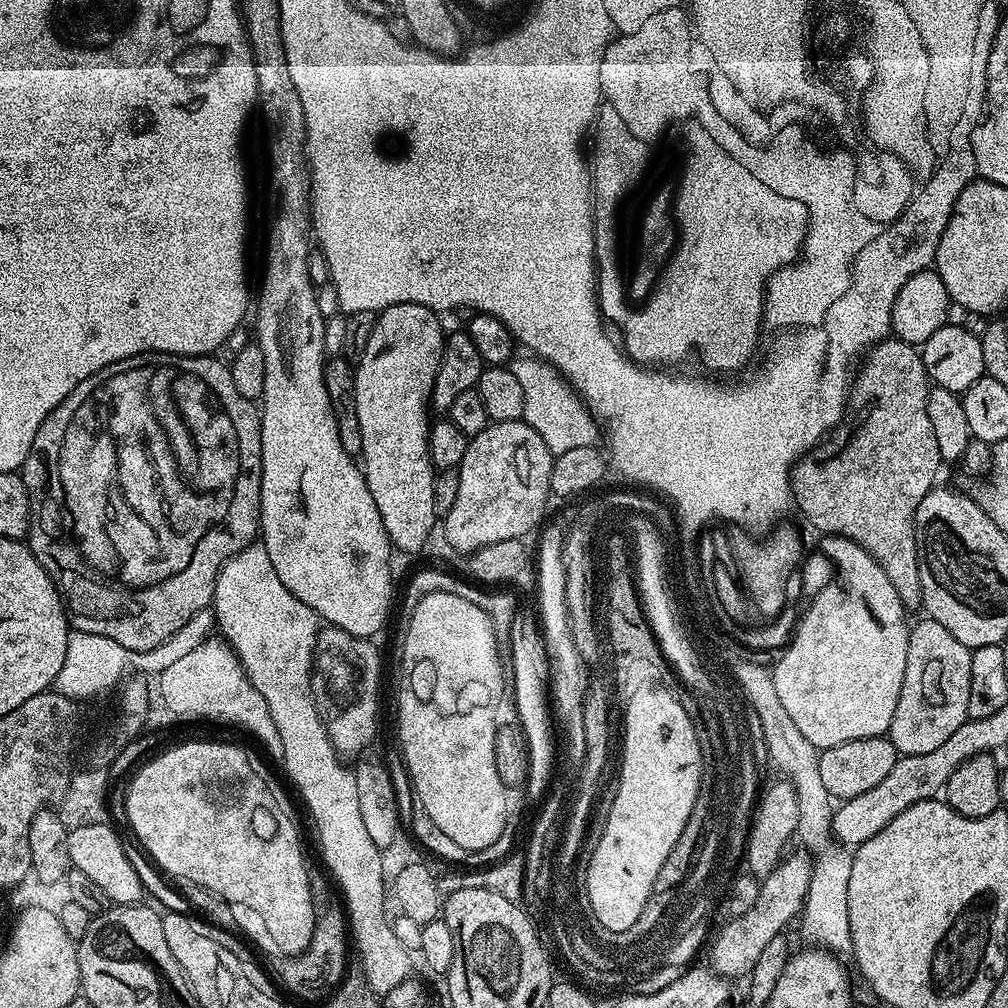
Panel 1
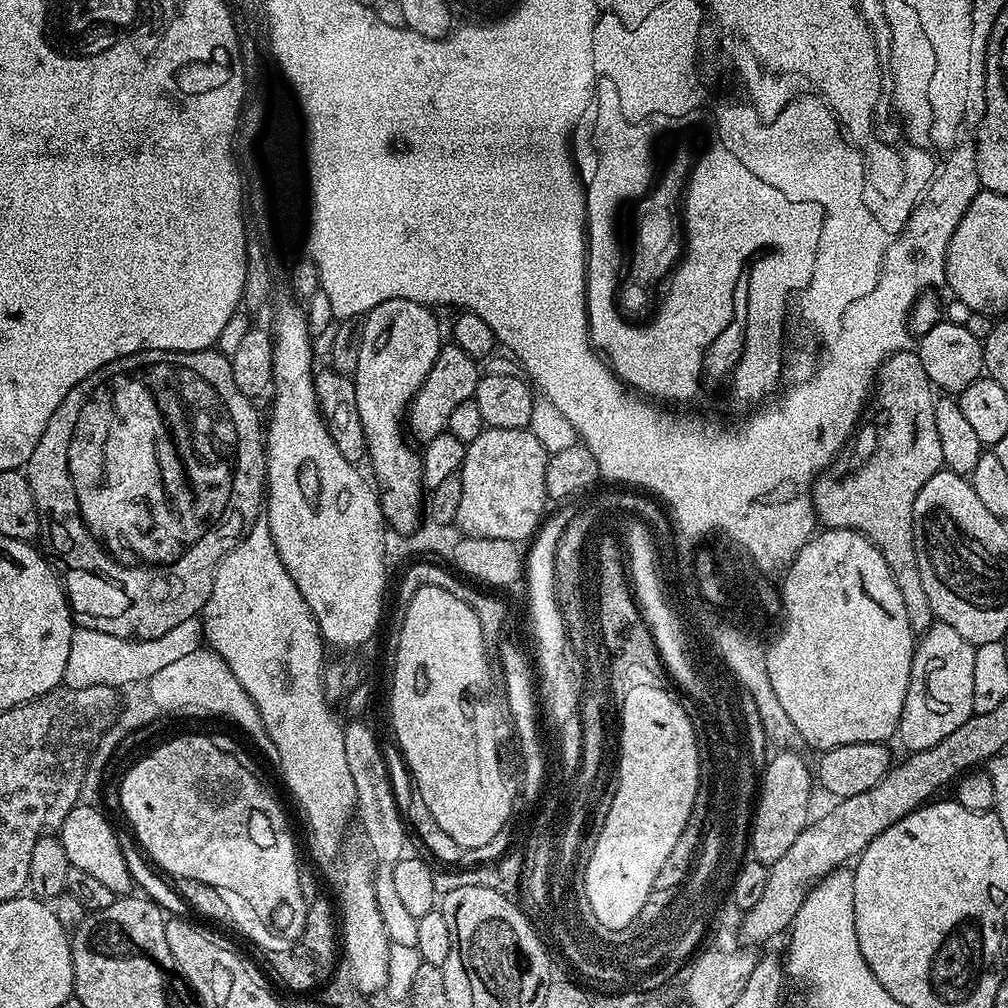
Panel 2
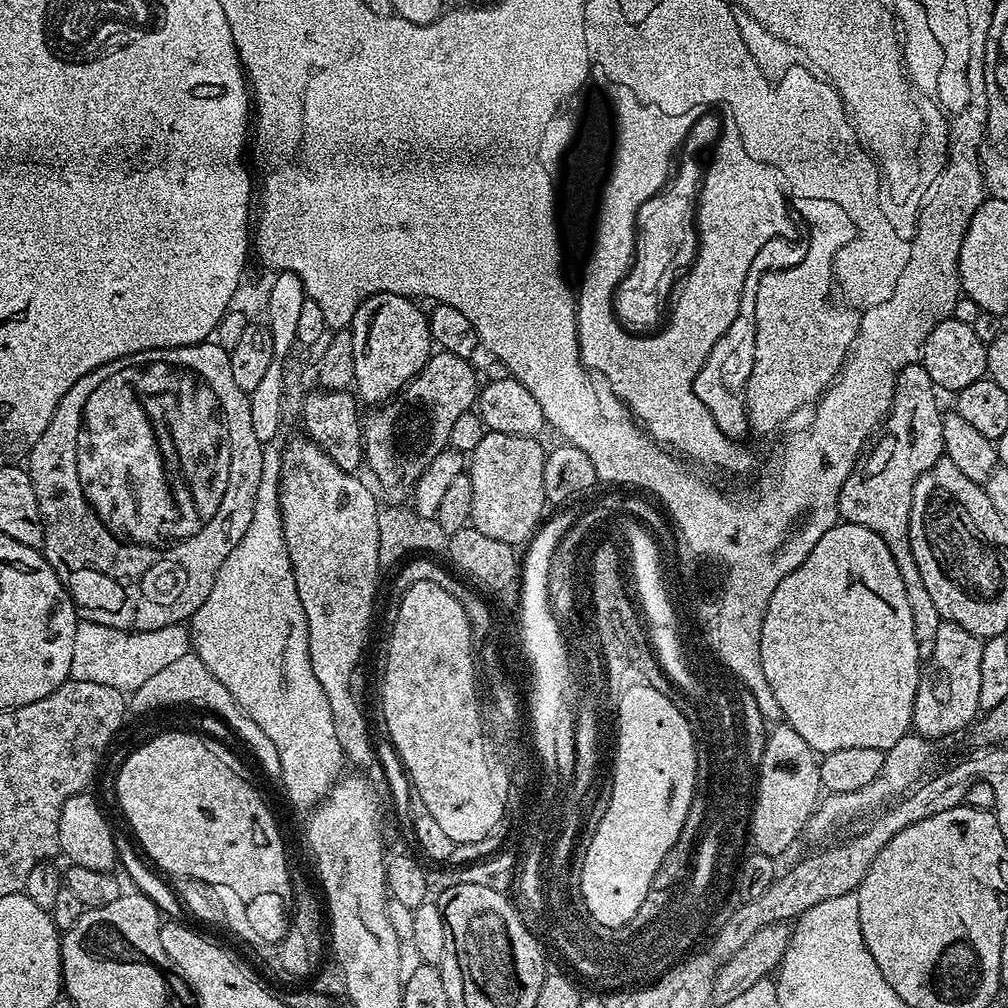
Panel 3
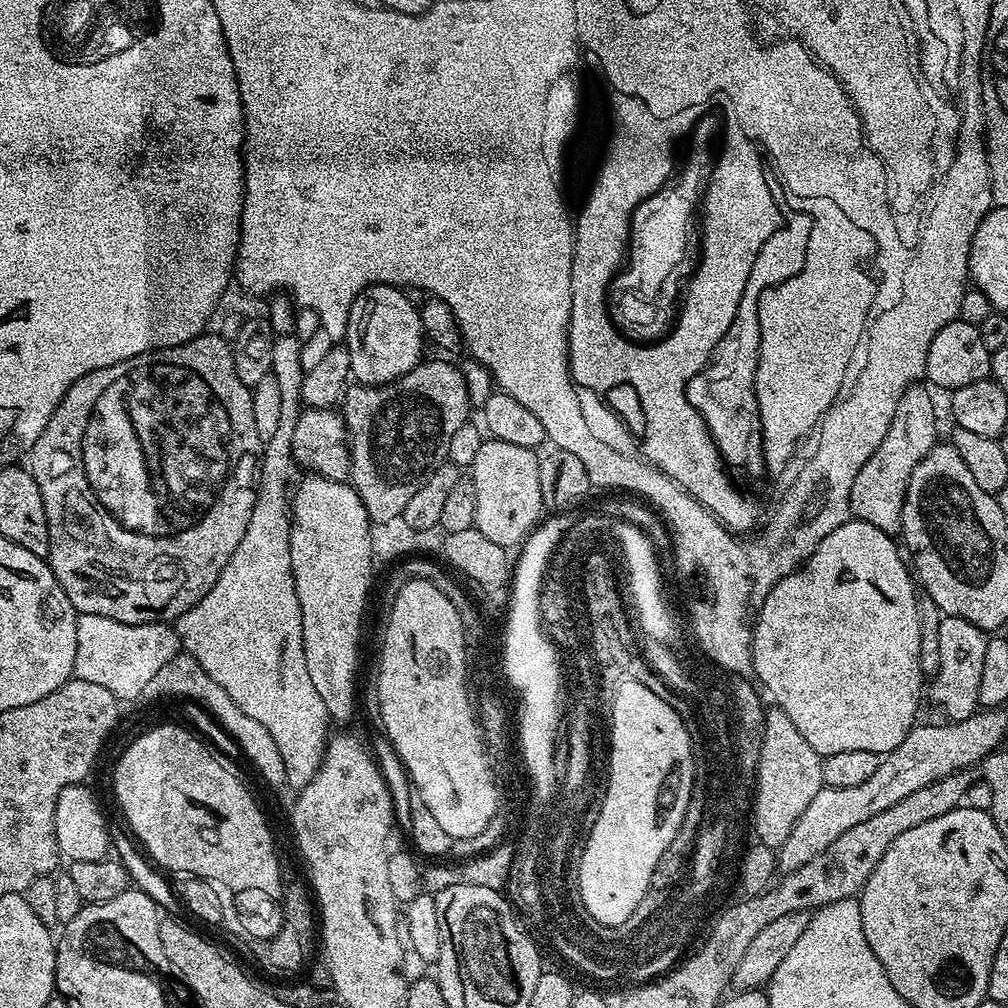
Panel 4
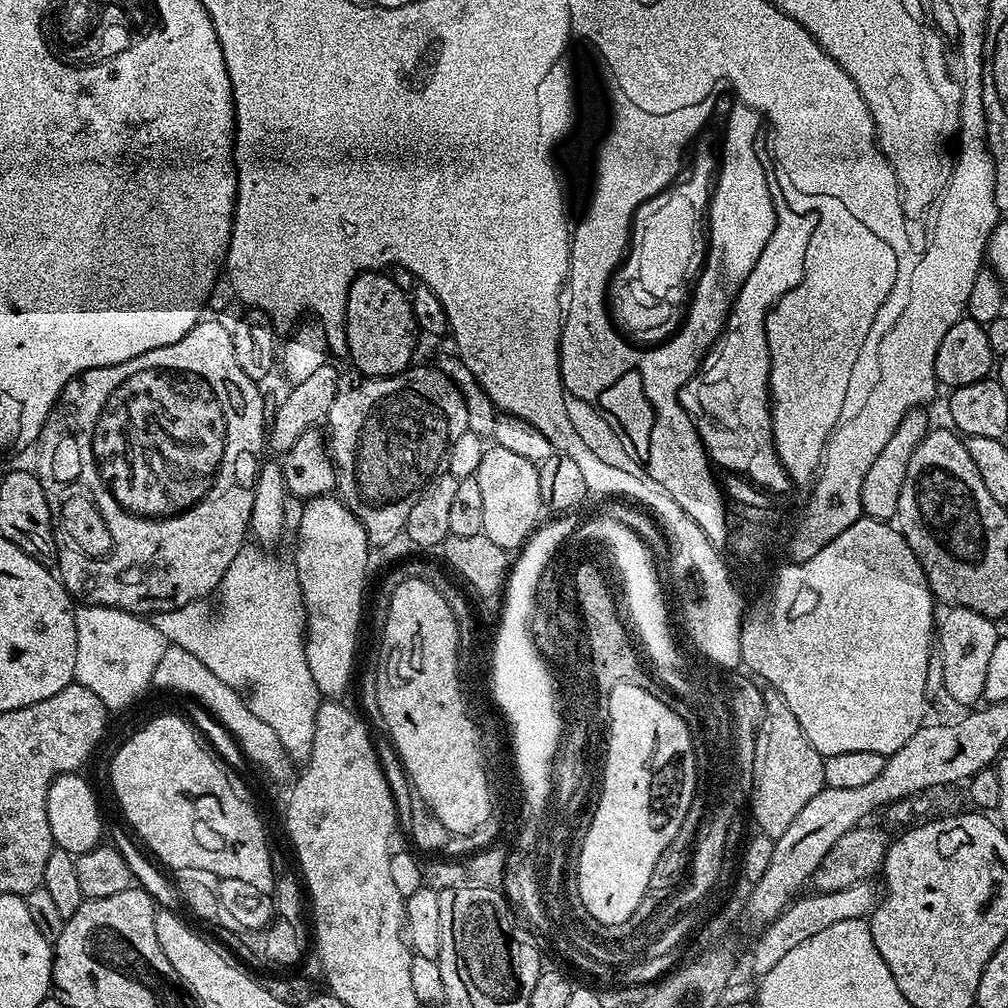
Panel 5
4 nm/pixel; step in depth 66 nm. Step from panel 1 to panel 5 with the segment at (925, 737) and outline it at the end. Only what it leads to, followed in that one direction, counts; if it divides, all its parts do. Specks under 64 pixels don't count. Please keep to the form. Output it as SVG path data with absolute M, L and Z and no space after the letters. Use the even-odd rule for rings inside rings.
M949 607L944 617L938 620L938 651L942 658L946 673L946 682L944 683L944 692L956 704L975 705L984 695L984 687L986 686L986 669L992 657L992 651L998 639L996 633L997 621L990 616L983 616L974 610L966 610L965 608Z

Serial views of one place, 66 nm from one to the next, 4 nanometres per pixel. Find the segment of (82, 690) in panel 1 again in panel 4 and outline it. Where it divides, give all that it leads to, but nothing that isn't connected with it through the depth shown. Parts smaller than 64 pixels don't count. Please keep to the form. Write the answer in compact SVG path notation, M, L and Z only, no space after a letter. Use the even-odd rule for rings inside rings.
M79 613L76 618L76 653L74 654L74 676L77 680L85 680L86 682L94 682L97 686L105 684L106 690L119 691L121 696L135 696L140 688L147 684L151 679L152 673L160 668L169 657L175 656L182 648L182 641L176 634L175 627L169 626L167 623L161 622L159 624L127 624L126 622L116 622L114 618L102 618L102 614L86 614Z

